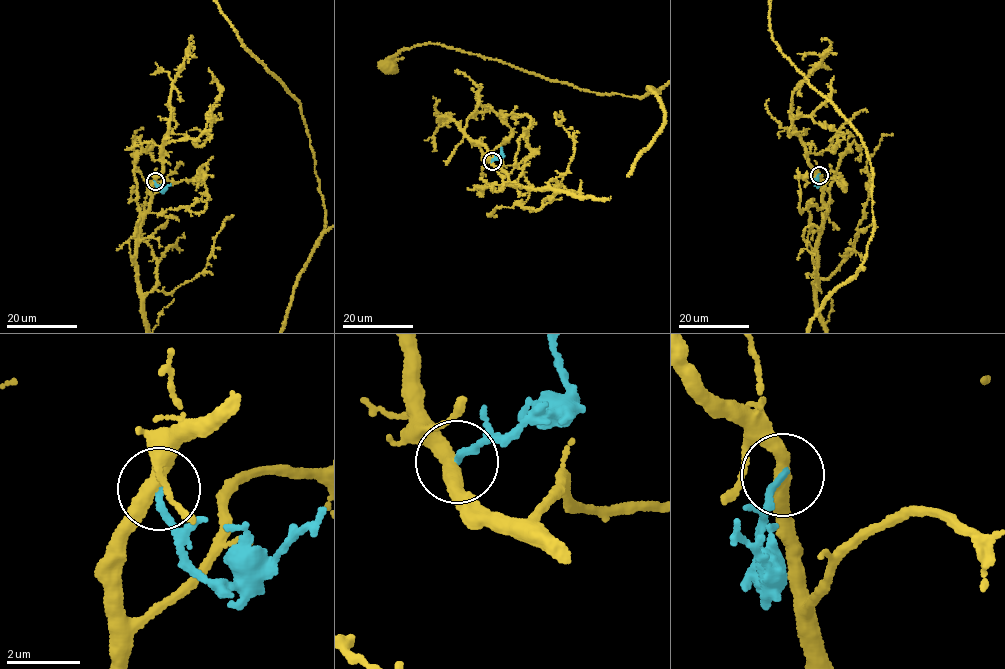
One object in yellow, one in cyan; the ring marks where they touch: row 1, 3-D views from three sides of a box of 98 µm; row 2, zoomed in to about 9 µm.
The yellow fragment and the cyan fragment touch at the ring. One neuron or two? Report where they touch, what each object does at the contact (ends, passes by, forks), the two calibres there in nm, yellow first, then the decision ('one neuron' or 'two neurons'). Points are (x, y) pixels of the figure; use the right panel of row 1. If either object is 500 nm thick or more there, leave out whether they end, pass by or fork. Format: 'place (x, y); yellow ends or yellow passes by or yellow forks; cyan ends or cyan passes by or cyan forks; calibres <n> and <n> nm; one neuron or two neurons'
place (819, 175); yellow passes by; cyan ends; calibres 380 and 200 nm; two neurons

